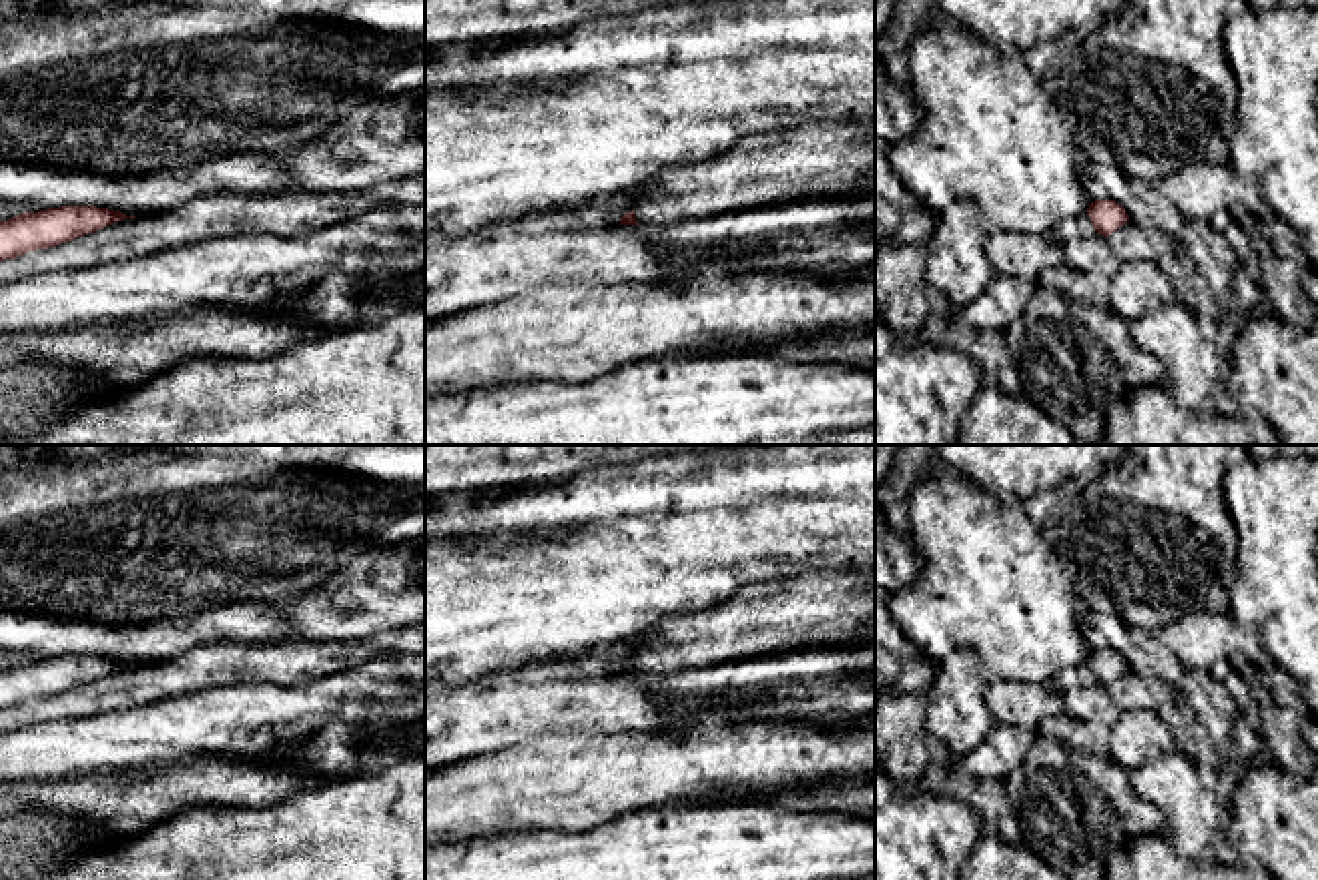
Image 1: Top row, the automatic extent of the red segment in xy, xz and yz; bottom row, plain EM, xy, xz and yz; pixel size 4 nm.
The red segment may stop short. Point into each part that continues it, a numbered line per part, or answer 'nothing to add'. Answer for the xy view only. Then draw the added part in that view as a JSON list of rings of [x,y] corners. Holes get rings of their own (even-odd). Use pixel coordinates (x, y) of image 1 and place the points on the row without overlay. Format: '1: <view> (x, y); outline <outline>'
nothing to add

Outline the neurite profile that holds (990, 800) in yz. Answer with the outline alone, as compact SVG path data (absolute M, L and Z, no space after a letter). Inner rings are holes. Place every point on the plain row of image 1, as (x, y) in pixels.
M929 764L919 786L927 792L967 802L979 816L983 830L1003 842L1019 842L1017 818L1007 802L1003 780L973 778L955 764Z

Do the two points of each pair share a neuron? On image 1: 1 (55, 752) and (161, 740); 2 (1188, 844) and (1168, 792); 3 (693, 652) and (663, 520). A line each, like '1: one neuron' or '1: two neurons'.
1: one neuron
2: one neuron
3: two neurons

